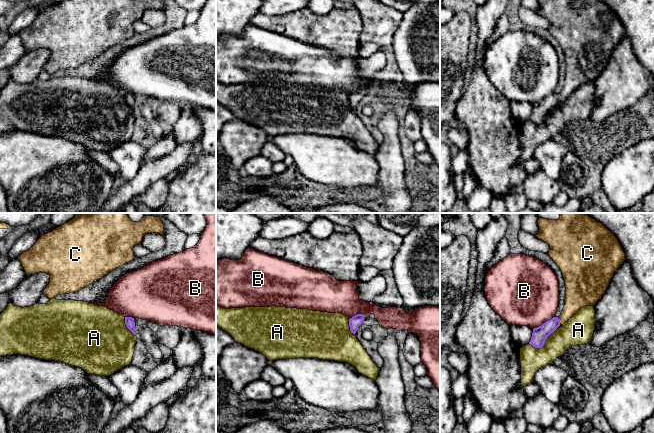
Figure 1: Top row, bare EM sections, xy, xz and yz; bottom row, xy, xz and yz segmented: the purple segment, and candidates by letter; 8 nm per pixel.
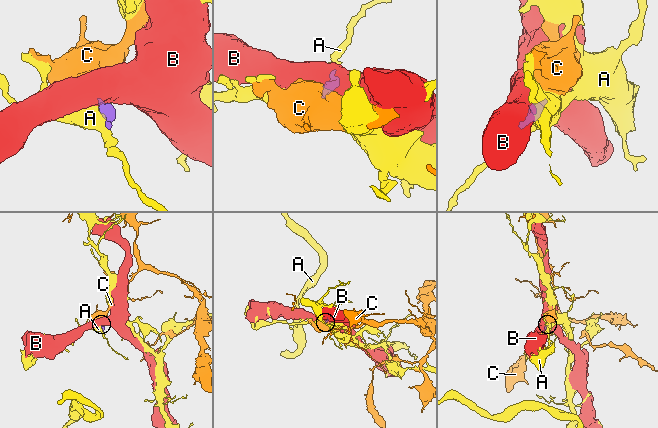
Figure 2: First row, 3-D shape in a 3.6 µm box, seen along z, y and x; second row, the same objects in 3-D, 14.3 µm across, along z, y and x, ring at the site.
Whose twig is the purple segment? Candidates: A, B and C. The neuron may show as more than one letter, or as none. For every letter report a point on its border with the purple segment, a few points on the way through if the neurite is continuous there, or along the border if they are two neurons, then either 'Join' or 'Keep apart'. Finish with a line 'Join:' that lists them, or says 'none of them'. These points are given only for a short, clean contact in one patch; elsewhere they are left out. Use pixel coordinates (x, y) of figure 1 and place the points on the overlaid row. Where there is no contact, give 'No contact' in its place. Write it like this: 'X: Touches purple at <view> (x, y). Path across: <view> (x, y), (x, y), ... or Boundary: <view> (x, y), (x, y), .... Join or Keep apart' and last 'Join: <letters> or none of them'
A: Touches purple at yz (543, 344). Keep apart
B: Touches purple at yz (543, 323). Boundary: yz (554, 316), (533, 329). Keep apart
C: Touches purple at yz (559, 321). Path across: yz (540, 334), (559, 321), (568, 312), (577, 296). Join
Join: C

